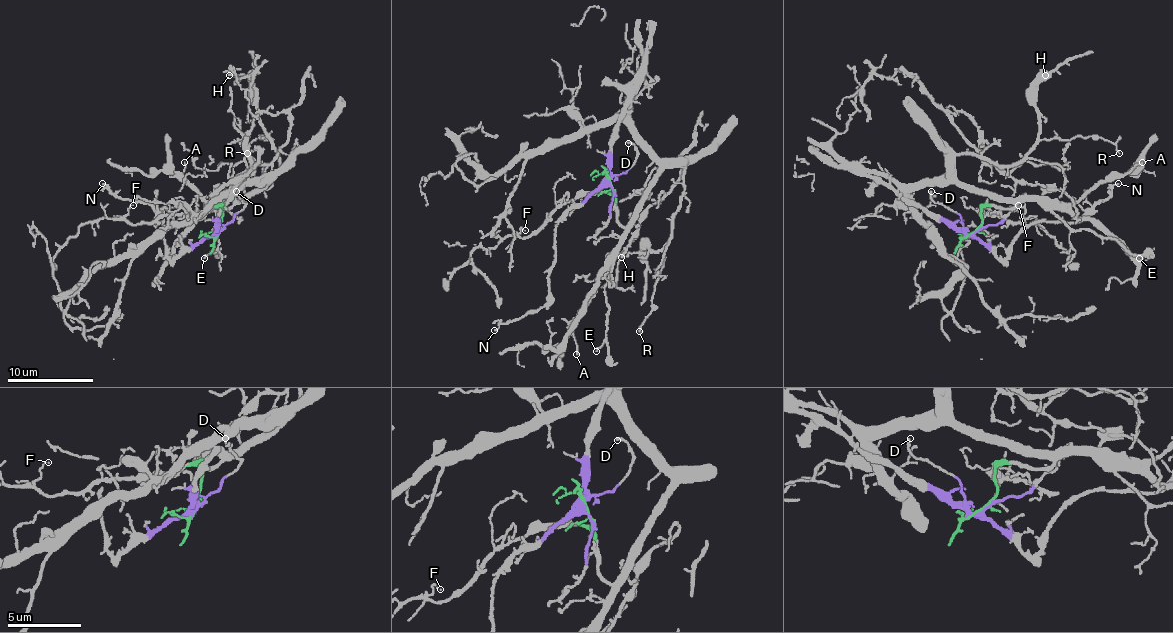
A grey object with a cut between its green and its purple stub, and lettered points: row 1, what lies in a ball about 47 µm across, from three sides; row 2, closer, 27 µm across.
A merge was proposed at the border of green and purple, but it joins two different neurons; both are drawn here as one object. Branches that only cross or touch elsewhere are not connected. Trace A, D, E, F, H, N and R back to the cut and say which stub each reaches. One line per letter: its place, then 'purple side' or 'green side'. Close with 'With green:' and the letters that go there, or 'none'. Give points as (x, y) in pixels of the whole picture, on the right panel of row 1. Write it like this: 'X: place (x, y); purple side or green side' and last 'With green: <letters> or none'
A: place (1142, 162); green side
D: place (931, 191); purple side
E: place (1139, 258); green side
F: place (1018, 205); green side
H: place (1045, 75); green side
N: place (1118, 183); purple side
R: place (1119, 153); green side
With green: A, E, F, H, R

